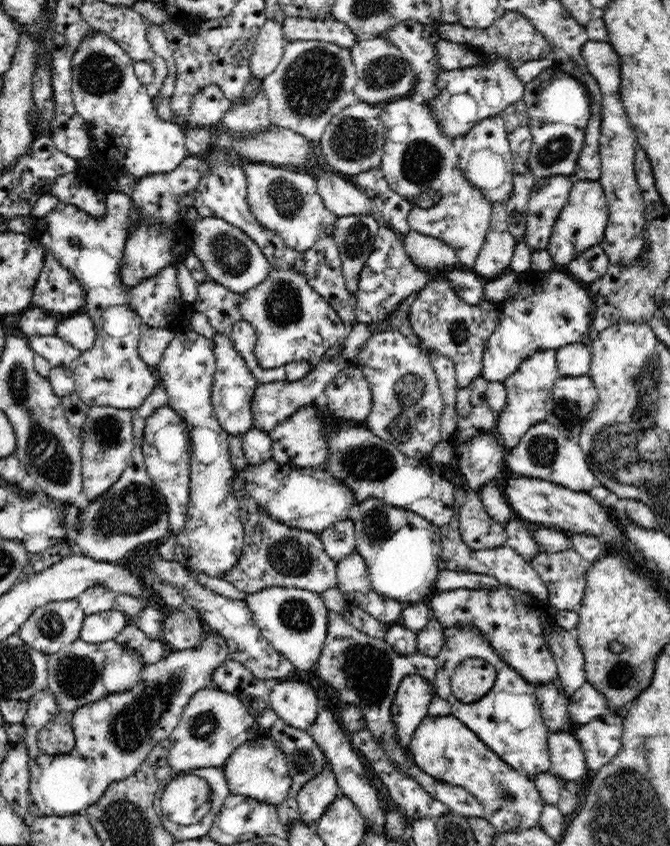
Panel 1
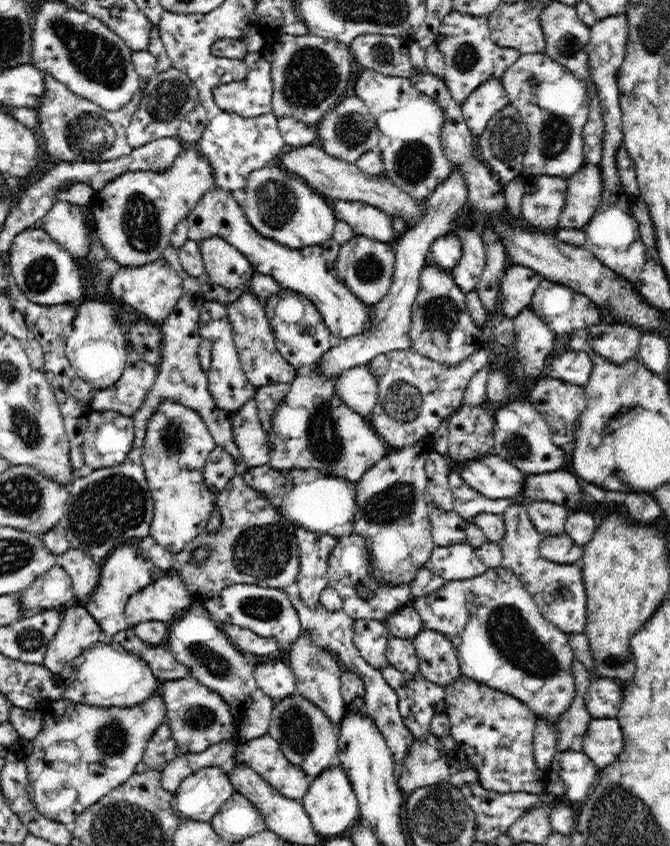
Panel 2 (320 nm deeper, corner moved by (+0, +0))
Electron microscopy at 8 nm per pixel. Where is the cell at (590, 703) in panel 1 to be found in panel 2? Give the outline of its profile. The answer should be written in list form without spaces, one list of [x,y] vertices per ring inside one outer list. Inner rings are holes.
[[[600,676],[591,682],[584,698],[592,718],[617,718],[623,699],[622,685],[612,678]]]

